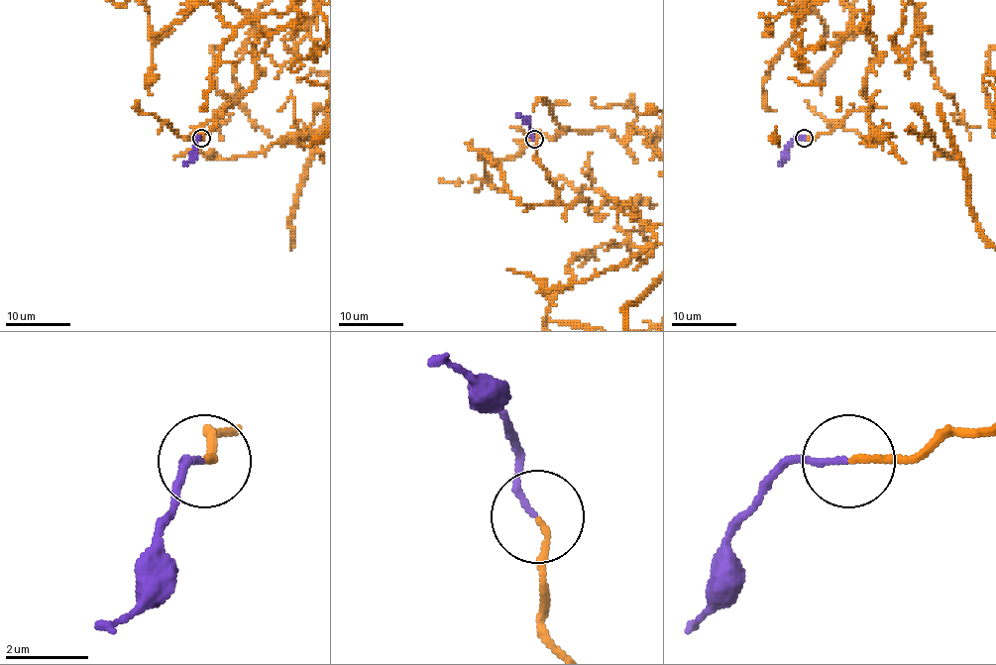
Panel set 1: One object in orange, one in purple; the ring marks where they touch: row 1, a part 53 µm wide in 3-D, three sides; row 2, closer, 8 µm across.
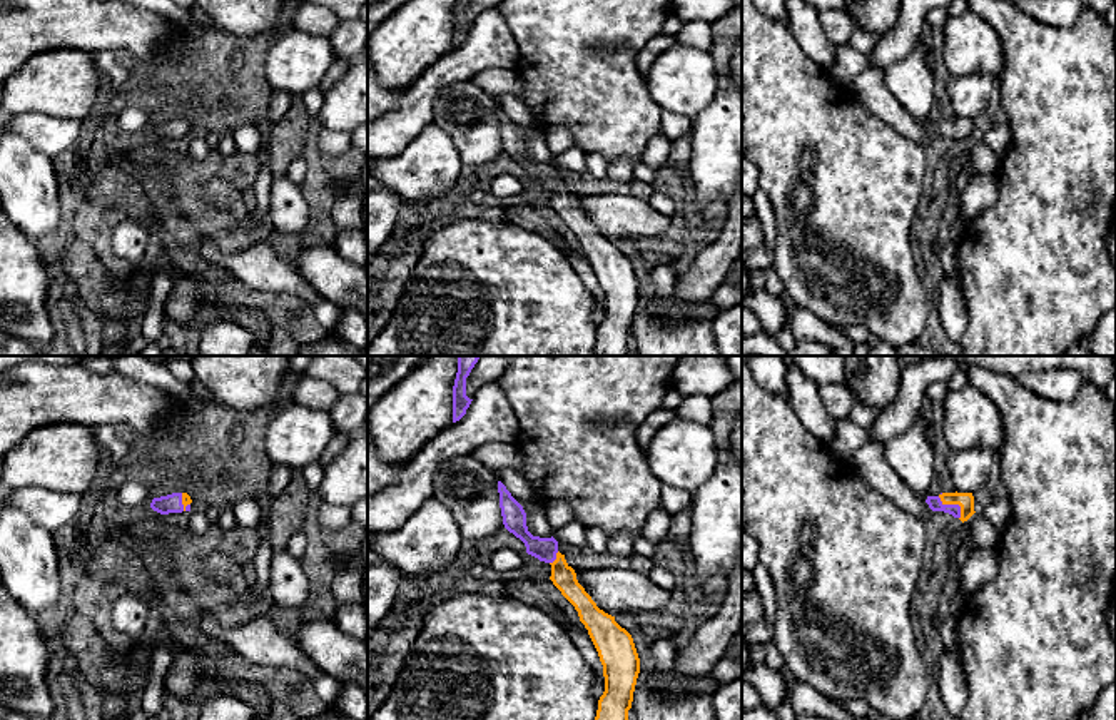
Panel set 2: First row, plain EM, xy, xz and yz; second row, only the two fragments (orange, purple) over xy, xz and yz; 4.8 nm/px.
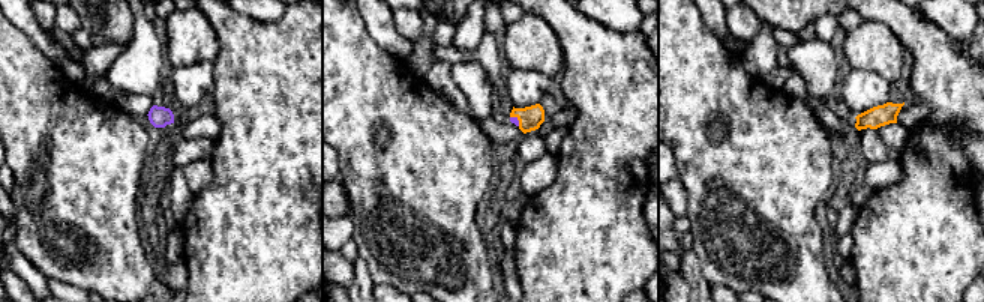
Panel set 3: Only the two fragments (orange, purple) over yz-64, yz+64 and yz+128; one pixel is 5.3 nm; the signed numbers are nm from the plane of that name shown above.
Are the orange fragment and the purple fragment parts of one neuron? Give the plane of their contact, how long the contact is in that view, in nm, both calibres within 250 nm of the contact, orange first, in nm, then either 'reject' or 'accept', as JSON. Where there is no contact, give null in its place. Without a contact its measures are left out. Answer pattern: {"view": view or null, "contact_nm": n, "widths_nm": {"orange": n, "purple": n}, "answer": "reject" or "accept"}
{"view": "yz", "contact_nm": 160, "widths_nm": {"orange": 80, "purple": 70}, "answer": "accept"}

